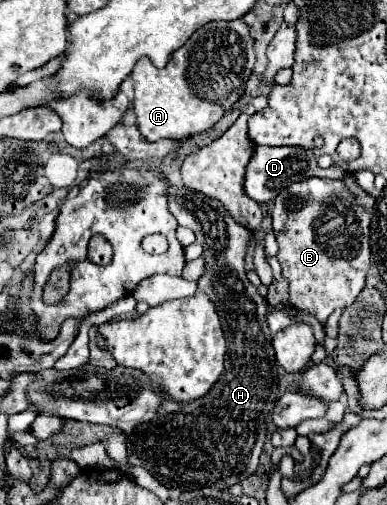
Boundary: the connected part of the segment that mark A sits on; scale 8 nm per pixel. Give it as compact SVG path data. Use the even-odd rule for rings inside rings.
M243 19L211 21L199 27L163 69L151 65L149 57L141 57L131 73L135 81L133 111L141 135L147 141L185 139L213 127L245 91L255 63L253 43Z

